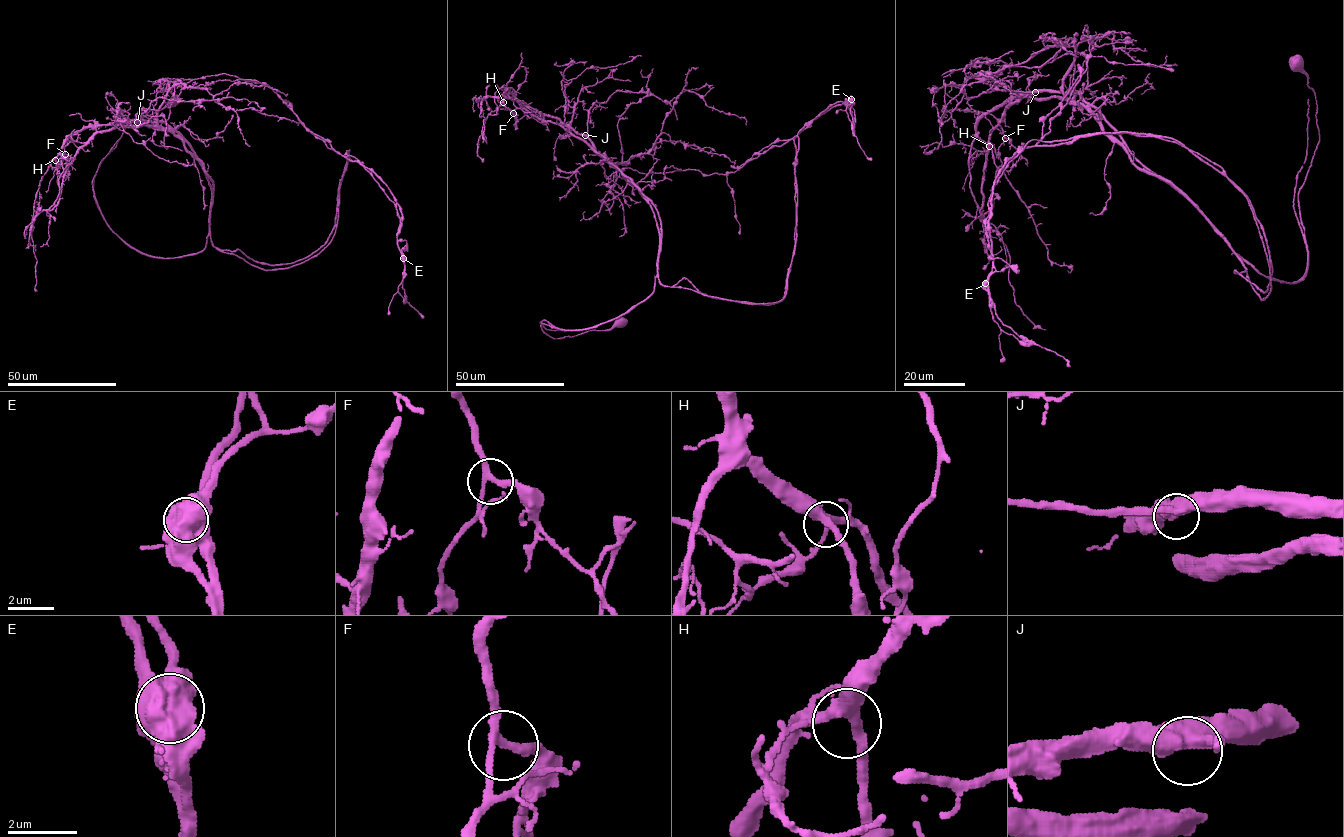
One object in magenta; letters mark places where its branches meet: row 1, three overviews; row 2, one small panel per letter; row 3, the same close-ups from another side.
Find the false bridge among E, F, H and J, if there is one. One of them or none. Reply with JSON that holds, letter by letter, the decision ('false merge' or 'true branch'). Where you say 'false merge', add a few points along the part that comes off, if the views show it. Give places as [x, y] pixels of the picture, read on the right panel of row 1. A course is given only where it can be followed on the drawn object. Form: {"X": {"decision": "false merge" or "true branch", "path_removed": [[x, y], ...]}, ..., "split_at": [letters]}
{"E": {"decision": "false merge", "path_removed": [[985, 283], [1032, 140], [1158, 136], [1246, 198], [1263, 299], [1078, 93], [1022, 96], [981, 219], [1046, 330]]}, "F": {"decision": "true branch"}, "H": {"decision": "true branch"}, "J": {"decision": "true branch"}, "split_at": ["E"]}

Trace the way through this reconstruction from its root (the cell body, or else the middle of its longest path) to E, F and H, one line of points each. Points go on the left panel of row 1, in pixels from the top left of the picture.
E: (172, 100), (94, 179), (130, 245), (301, 263), (346, 150), (403, 258)
F: (172, 100), (128, 123), (94, 198), (141, 252), (196, 254), (211, 189), (176, 132), (115, 125), (65, 154)
H: (172, 100), (128, 123), (94, 198), (141, 252), (196, 254), (211, 189), (176, 132), (88, 125), (55, 160)

